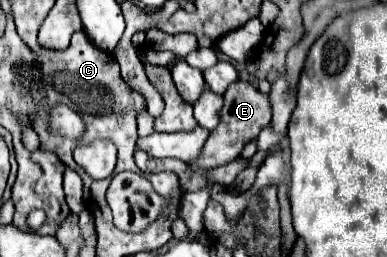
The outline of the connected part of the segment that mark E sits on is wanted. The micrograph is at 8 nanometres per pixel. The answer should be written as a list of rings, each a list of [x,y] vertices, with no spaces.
[[[244,80],[232,82],[224,94],[220,124],[216,130],[210,132],[210,138],[206,140],[204,150],[200,154],[200,160],[192,162],[190,168],[216,168],[216,166],[224,166],[224,164],[240,158],[242,148],[248,142],[252,142],[260,134],[262,128],[266,128],[270,124],[270,118],[272,118],[270,96],[256,90],[250,82],[244,82]]]

